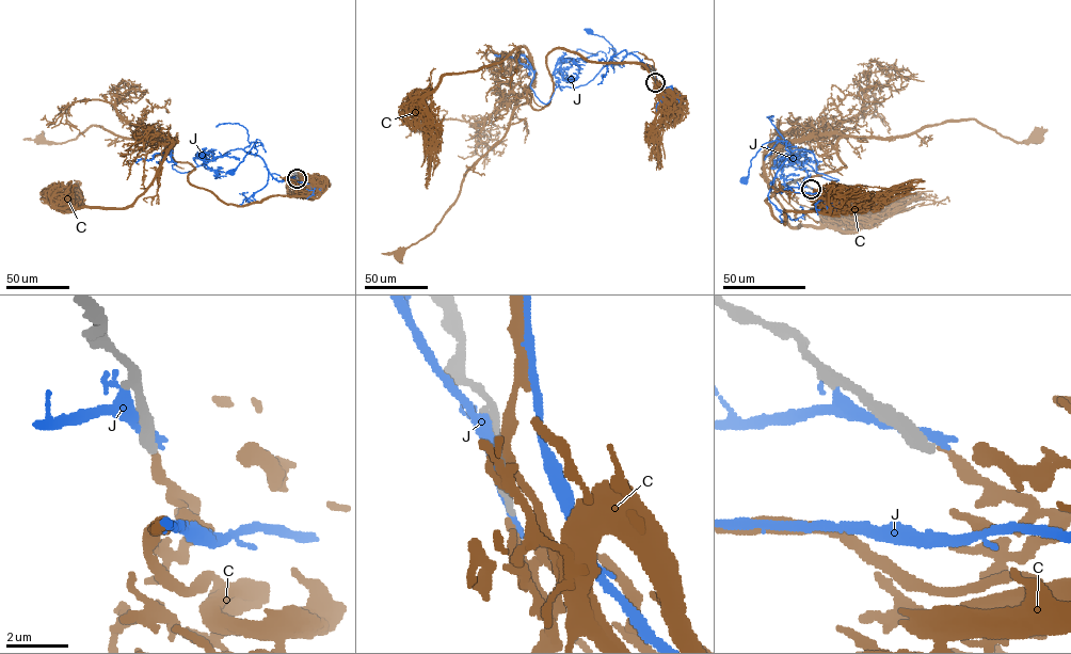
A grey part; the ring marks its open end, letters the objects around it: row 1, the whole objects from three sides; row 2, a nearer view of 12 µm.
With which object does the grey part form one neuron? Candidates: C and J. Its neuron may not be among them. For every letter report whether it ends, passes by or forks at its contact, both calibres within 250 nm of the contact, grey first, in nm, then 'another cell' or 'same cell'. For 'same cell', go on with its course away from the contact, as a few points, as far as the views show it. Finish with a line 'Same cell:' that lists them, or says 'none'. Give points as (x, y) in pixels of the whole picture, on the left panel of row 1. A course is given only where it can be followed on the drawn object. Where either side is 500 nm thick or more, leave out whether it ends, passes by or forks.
C: it ends there; 240 nm thick on the grey side, 240 nm on the other; same cell; it runs (297, 178), (318, 191), (235, 206), (193, 186), (195, 168), (164, 141), (93, 125), (64, 143), (40, 137)
J: it passes by; 320 nm thick on the grey side, 240 nm on the other; another cell
Same cell: C

